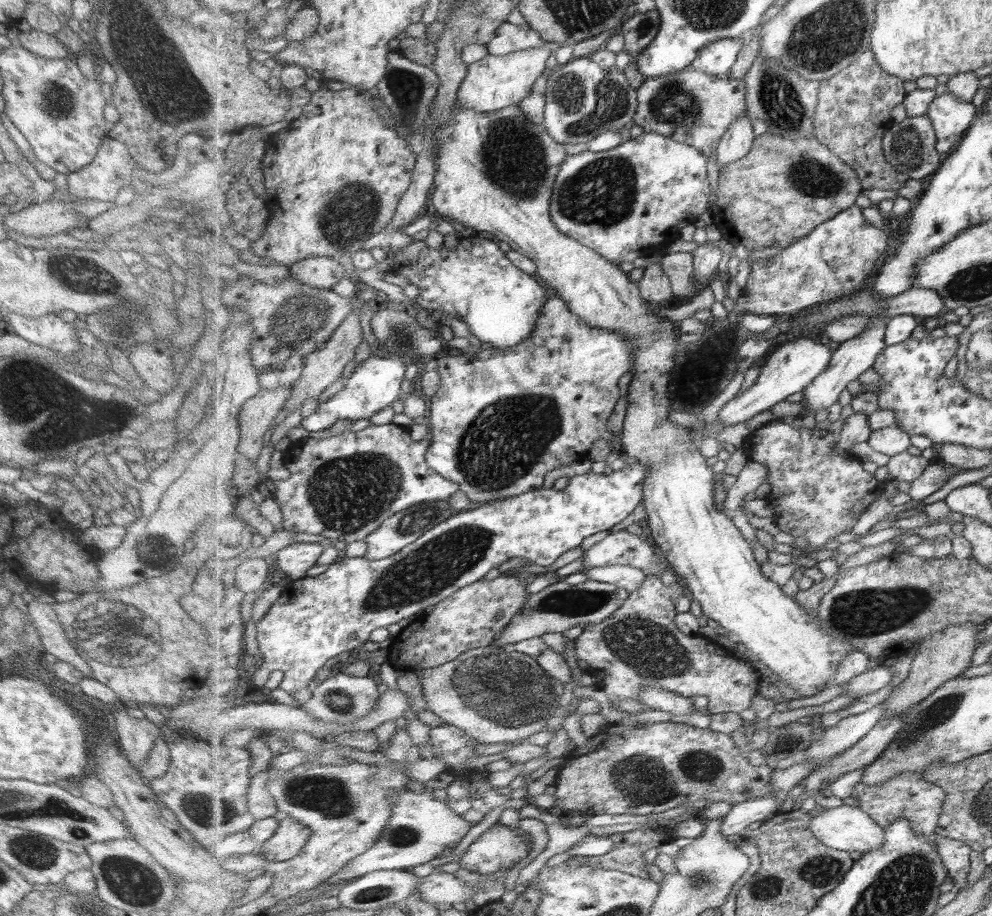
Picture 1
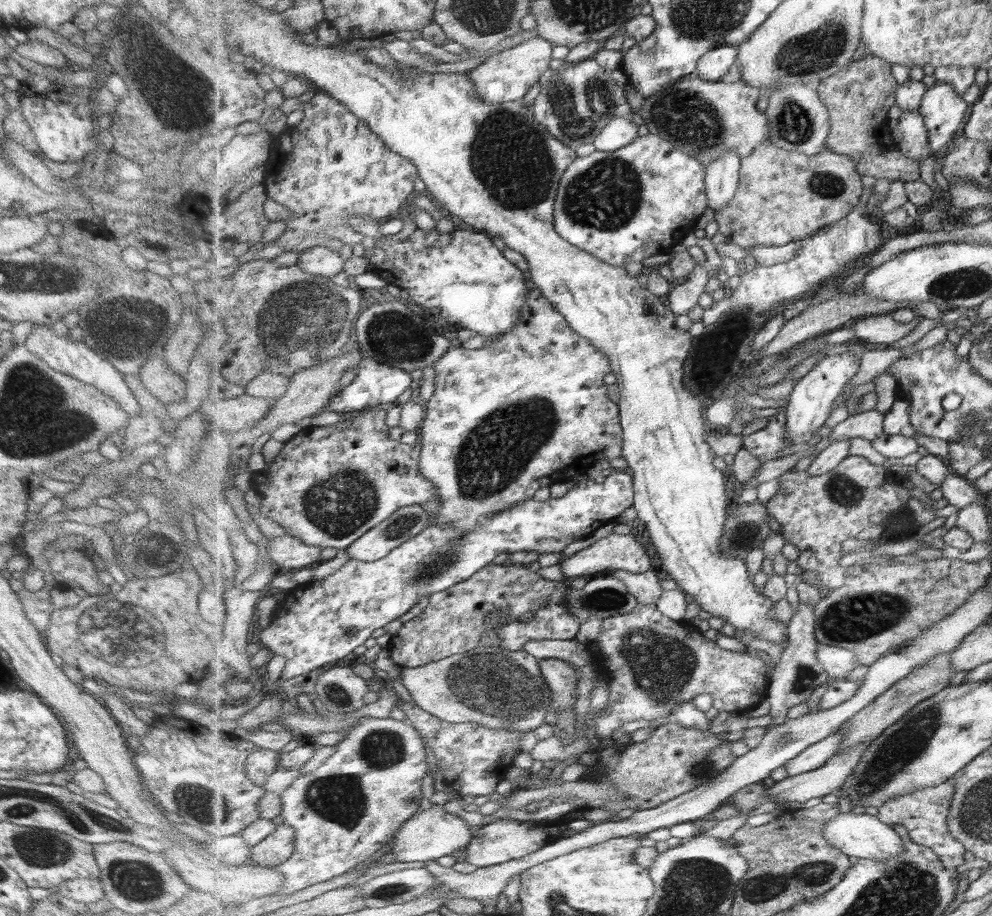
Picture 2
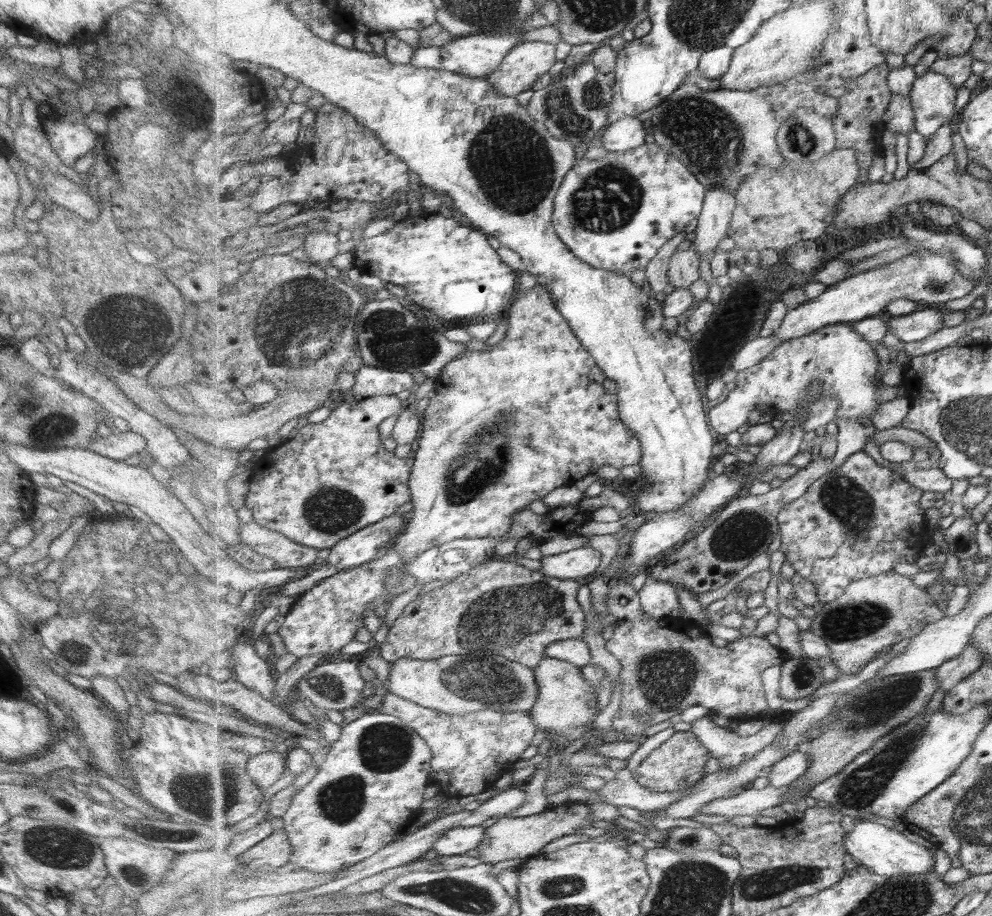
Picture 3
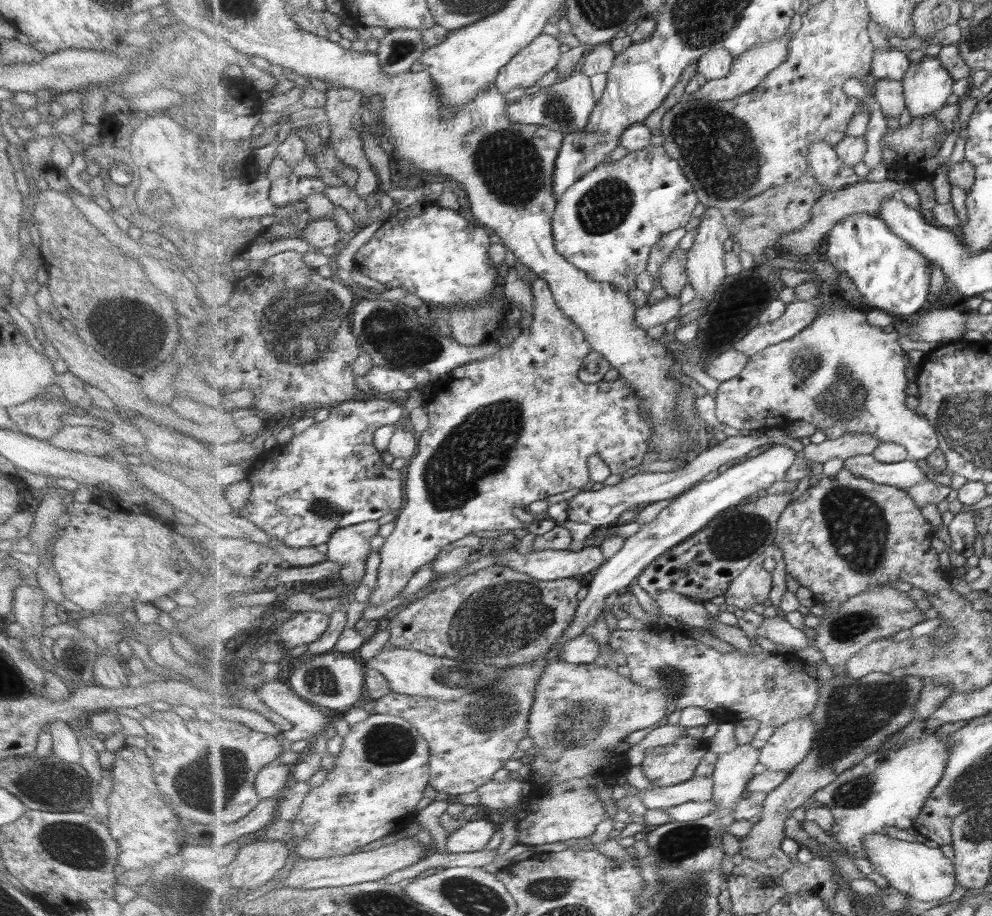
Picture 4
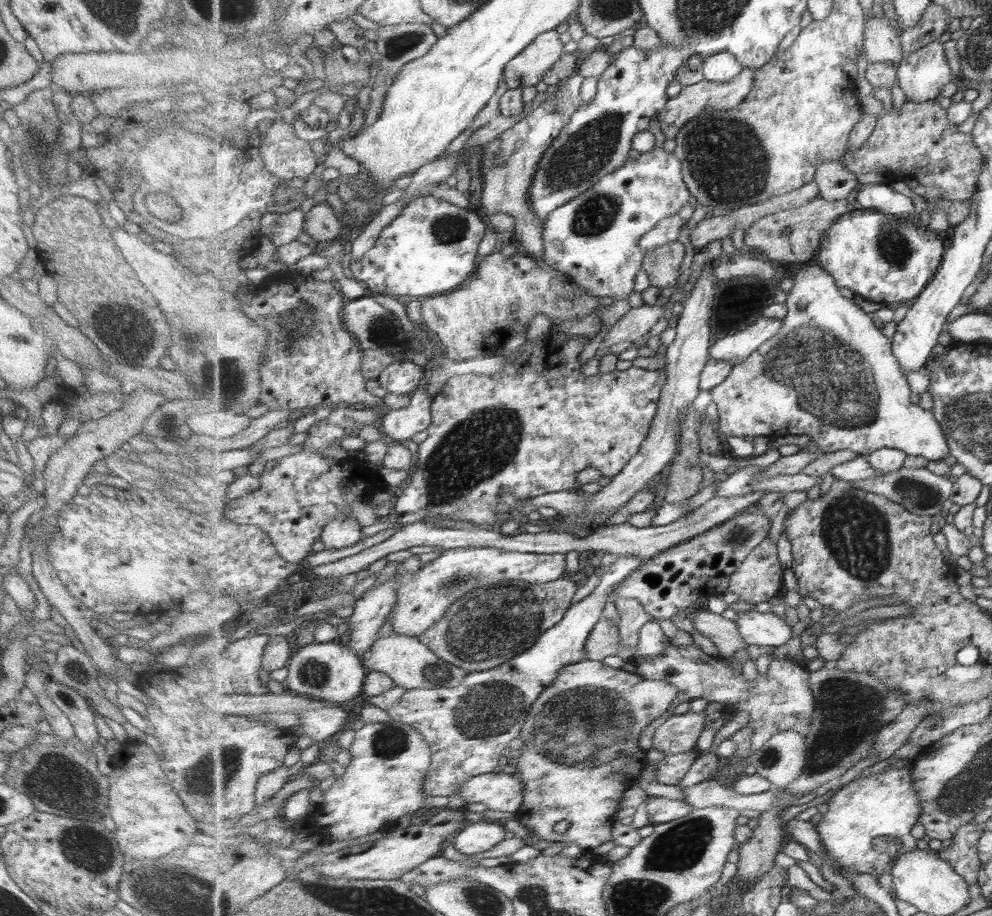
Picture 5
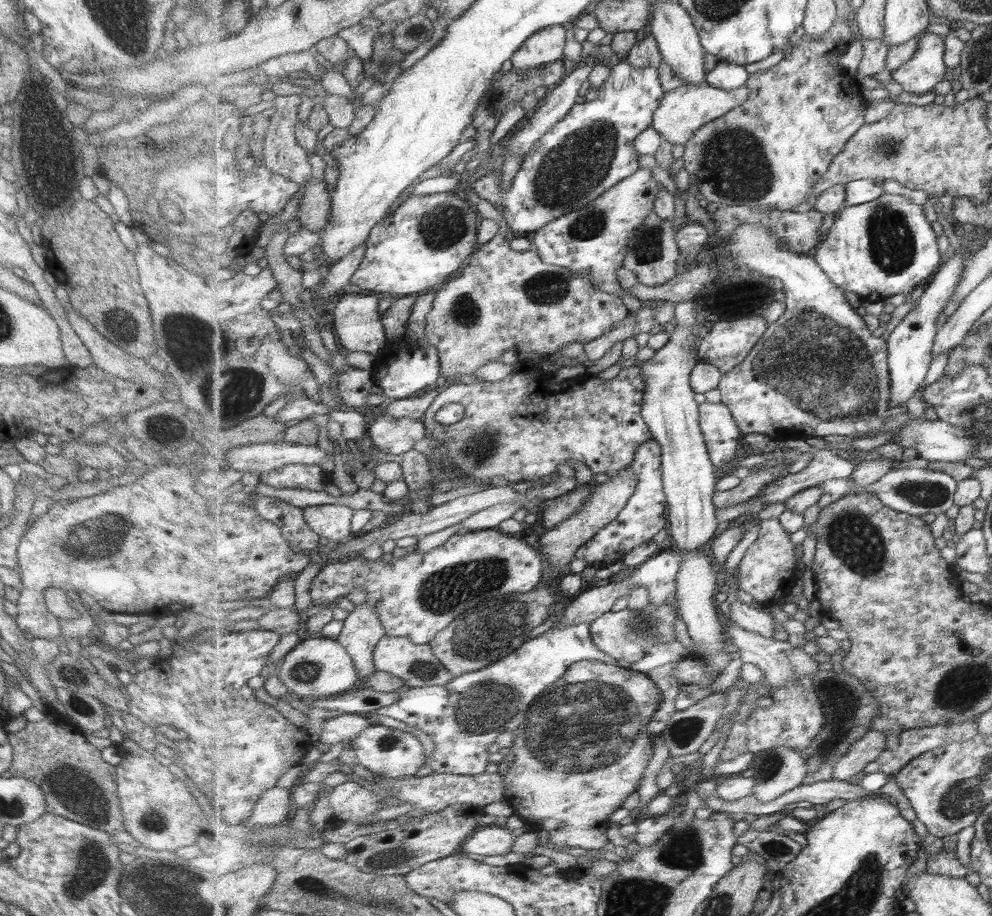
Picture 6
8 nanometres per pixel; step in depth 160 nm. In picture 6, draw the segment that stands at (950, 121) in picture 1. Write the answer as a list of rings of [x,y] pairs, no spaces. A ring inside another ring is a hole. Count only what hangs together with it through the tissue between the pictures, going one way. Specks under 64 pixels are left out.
[[[925,33],[919,41],[913,58],[892,72],[892,78],[910,94],[931,92],[947,74],[944,37]]]

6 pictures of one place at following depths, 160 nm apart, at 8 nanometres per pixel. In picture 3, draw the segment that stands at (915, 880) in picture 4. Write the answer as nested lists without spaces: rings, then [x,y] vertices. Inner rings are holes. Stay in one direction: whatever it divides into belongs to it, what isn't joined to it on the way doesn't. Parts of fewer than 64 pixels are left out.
[[[854,820],[853,828],[845,833],[844,844],[846,852],[854,860],[873,870],[873,873],[889,877],[897,875],[929,875],[935,873],[935,858],[929,848],[916,841],[911,841],[904,833],[890,830],[883,824]]]

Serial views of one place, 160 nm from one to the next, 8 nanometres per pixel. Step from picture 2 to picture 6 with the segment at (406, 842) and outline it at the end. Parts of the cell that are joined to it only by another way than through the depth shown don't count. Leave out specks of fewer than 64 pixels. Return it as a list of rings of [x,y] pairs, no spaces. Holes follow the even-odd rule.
[[[490,825],[483,826],[467,841],[461,851],[464,854],[481,856],[505,856],[512,852],[516,844],[515,834],[506,827]]]

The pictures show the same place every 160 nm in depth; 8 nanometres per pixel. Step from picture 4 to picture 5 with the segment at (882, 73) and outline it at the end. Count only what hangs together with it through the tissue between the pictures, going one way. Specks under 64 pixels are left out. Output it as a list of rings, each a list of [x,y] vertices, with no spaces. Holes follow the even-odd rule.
[[[872,16],[867,21],[864,51],[868,63],[895,63],[897,67],[905,58],[900,34],[886,17]]]

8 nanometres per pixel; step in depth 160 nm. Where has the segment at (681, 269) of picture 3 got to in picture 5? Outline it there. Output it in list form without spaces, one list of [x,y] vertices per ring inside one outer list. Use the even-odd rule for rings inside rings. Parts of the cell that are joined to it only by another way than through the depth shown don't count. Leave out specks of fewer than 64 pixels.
[[[671,241],[658,246],[652,251],[646,251],[642,270],[649,273],[652,286],[673,289],[681,276],[681,264],[685,258],[685,244]]]

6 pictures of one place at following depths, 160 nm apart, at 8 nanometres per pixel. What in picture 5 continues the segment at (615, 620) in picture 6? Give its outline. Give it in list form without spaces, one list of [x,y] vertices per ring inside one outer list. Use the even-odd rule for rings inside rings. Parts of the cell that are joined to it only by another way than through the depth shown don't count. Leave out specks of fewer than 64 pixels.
[[[602,617],[589,635],[586,644],[587,659],[601,661],[607,656],[617,656],[620,640],[620,626]]]

